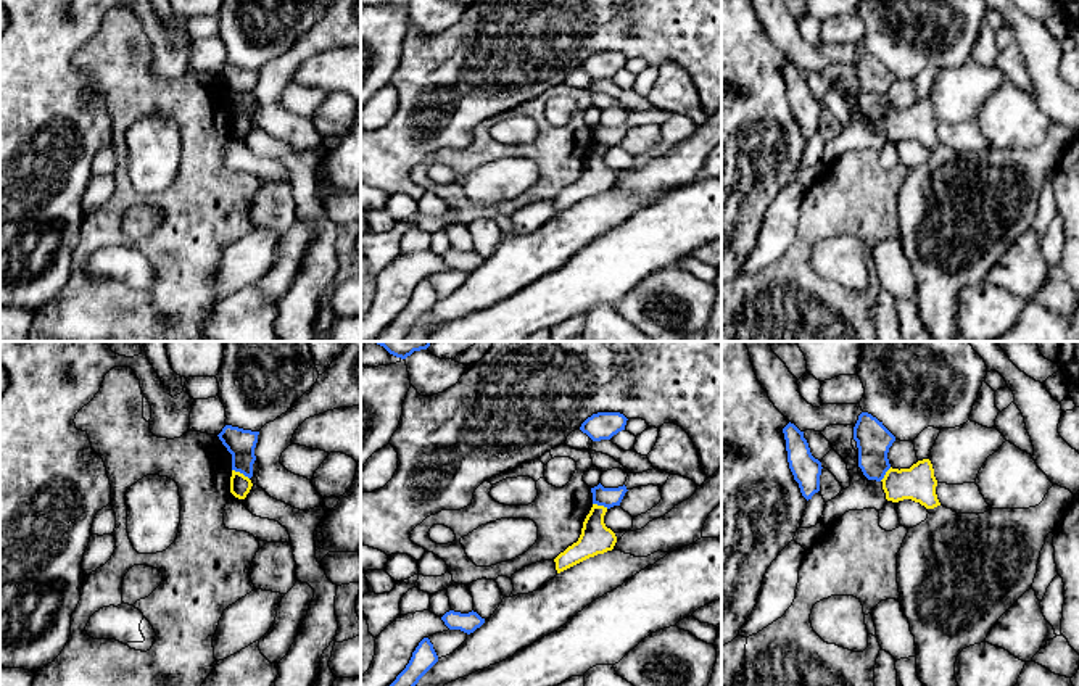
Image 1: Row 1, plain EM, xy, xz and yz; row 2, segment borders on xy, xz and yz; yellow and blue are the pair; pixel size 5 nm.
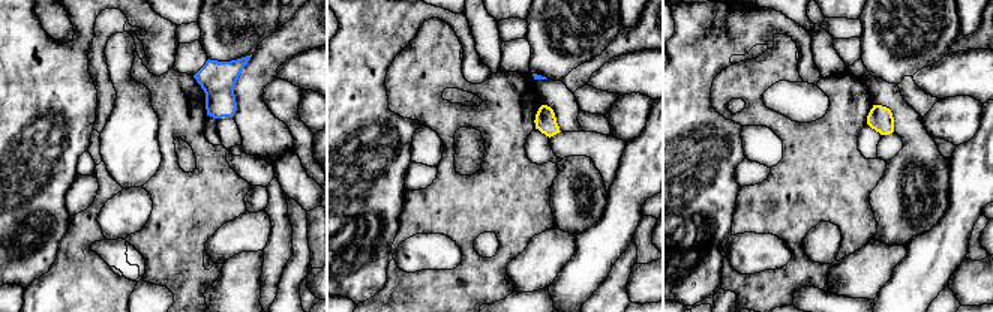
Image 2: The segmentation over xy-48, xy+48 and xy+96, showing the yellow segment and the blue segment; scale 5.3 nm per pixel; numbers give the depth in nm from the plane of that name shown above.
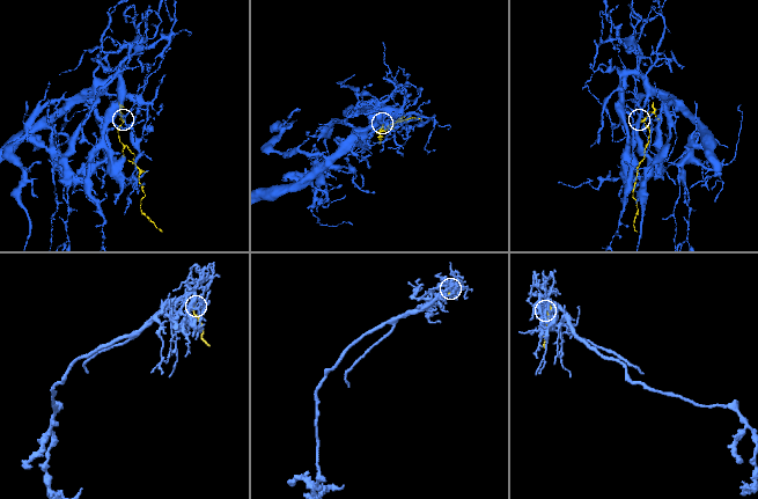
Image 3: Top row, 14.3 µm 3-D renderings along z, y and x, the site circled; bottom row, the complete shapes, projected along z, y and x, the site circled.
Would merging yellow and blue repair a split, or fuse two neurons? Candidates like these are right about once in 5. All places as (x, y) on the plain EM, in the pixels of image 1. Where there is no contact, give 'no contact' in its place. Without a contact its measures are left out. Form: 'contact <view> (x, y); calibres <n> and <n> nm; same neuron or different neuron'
contact xy (239, 111); calibres 110 and 150 nm; different neuron

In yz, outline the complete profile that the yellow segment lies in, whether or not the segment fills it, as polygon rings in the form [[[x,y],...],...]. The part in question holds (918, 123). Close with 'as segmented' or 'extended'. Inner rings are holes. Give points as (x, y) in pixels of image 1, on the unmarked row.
[[[929,98],[918,100],[910,108],[891,106],[881,121],[887,140],[912,138],[926,148],[941,145],[936,134],[937,119]]]; as segmented

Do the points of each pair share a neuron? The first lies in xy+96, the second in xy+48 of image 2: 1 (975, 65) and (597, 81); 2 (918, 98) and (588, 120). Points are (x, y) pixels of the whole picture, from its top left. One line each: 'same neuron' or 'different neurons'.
1: same neuron
2: different neurons

